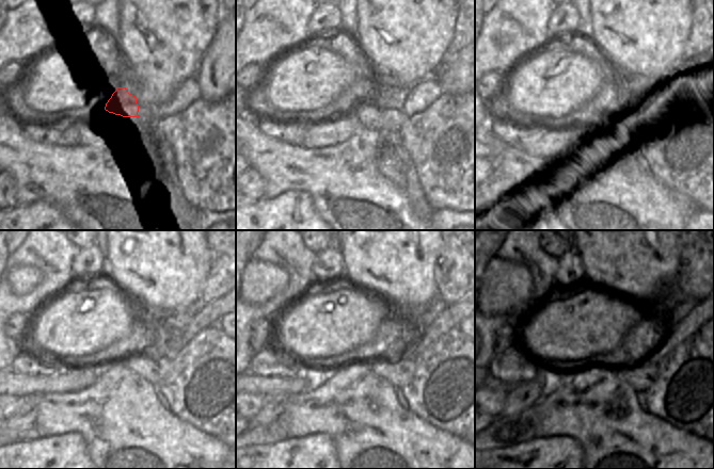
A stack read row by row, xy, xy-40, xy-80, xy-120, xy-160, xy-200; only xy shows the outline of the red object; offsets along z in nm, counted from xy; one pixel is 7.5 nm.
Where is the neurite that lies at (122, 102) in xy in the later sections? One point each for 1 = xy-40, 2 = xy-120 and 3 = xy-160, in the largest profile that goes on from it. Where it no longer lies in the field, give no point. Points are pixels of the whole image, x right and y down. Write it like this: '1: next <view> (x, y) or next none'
1: next xy-40 (371, 116)
2: next xy-120 (152, 364)
3: next xy-160 (398, 370)

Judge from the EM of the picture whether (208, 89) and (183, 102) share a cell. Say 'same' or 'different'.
different

